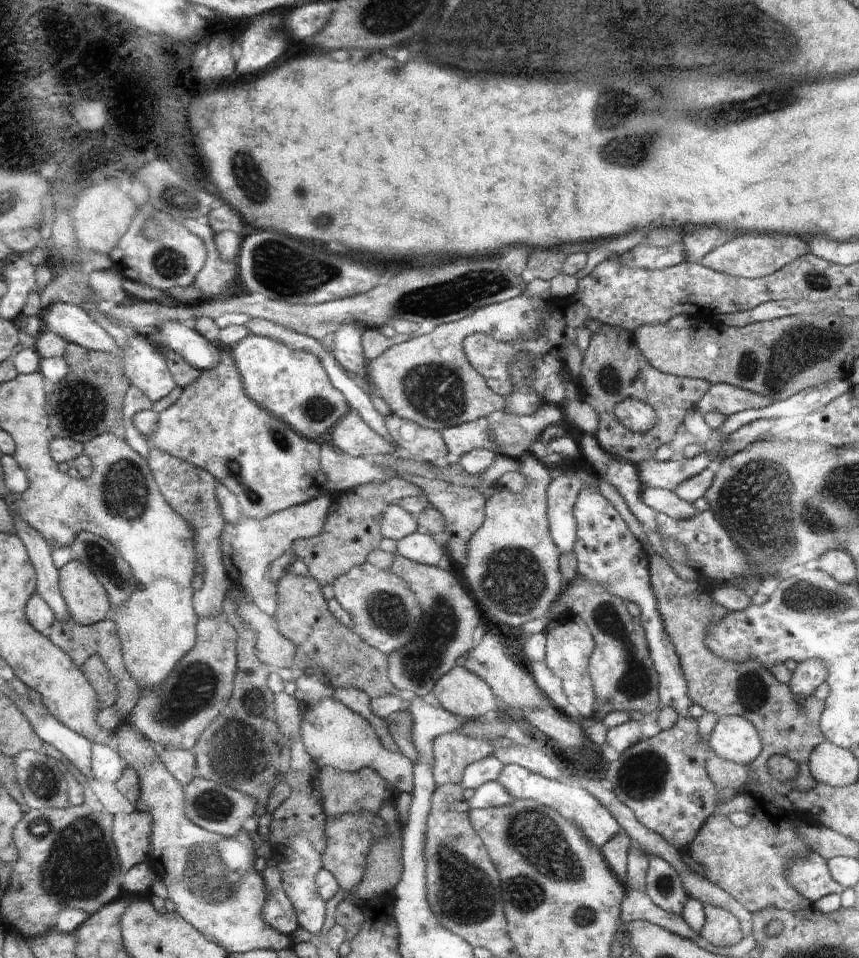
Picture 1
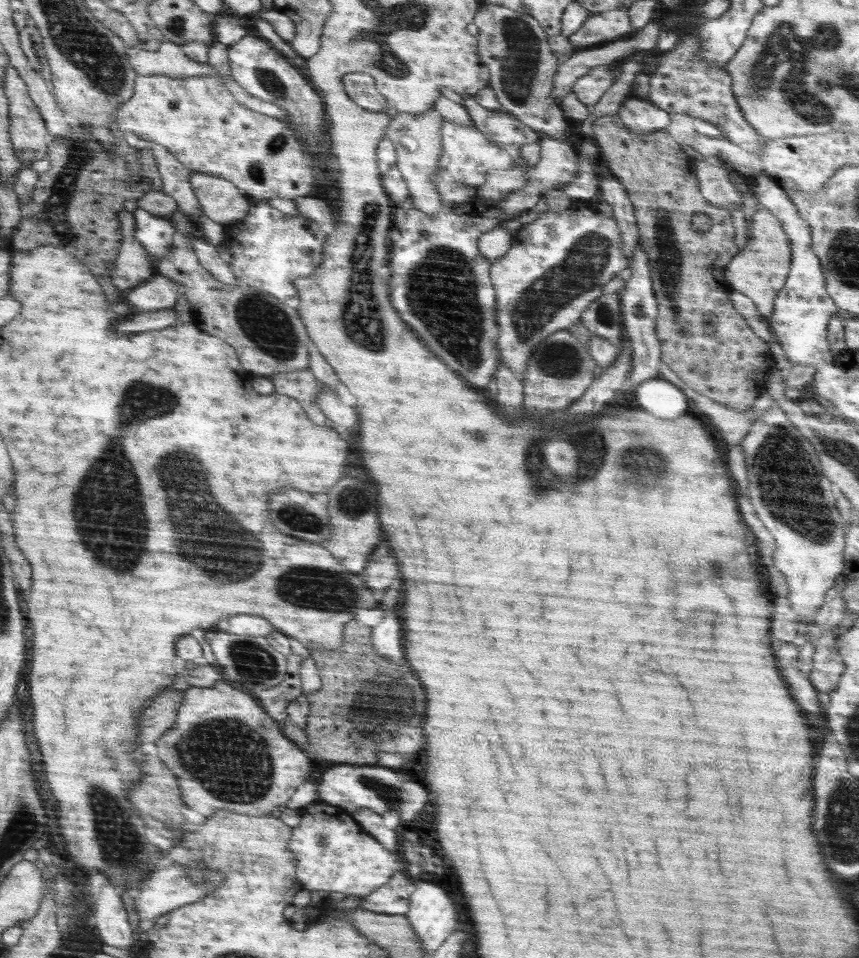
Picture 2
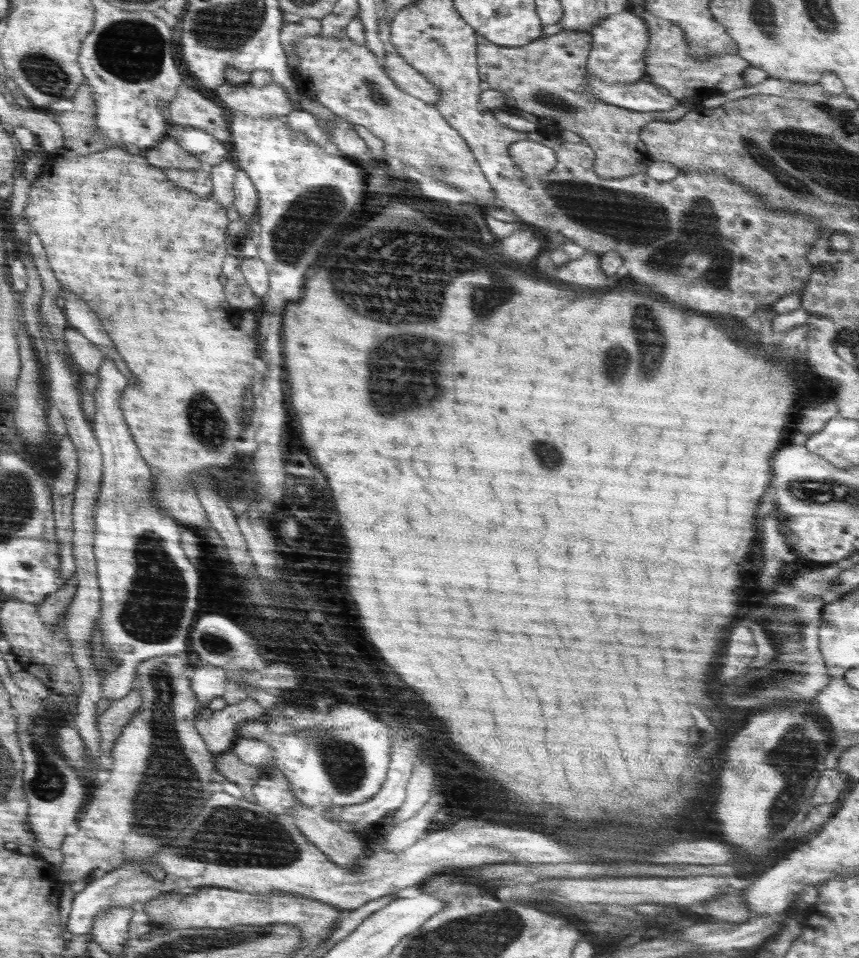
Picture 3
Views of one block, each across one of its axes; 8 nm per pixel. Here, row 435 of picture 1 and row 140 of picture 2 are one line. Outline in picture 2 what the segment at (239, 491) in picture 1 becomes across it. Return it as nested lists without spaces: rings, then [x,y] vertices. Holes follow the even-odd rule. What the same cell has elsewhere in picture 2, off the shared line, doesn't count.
[[[215,42],[209,44],[207,59],[214,67],[214,72],[219,72],[219,76],[216,73],[187,77],[140,76],[136,80],[133,97],[118,108],[115,123],[122,132],[134,132],[136,136],[166,147],[178,162],[192,172],[219,176],[230,181],[244,196],[252,200],[270,202],[274,198],[294,200],[300,196],[311,196],[319,184],[314,176],[312,152],[304,148],[302,140],[286,120],[254,112],[240,104],[230,94],[230,90],[226,90],[222,75],[232,77],[227,46]]]

